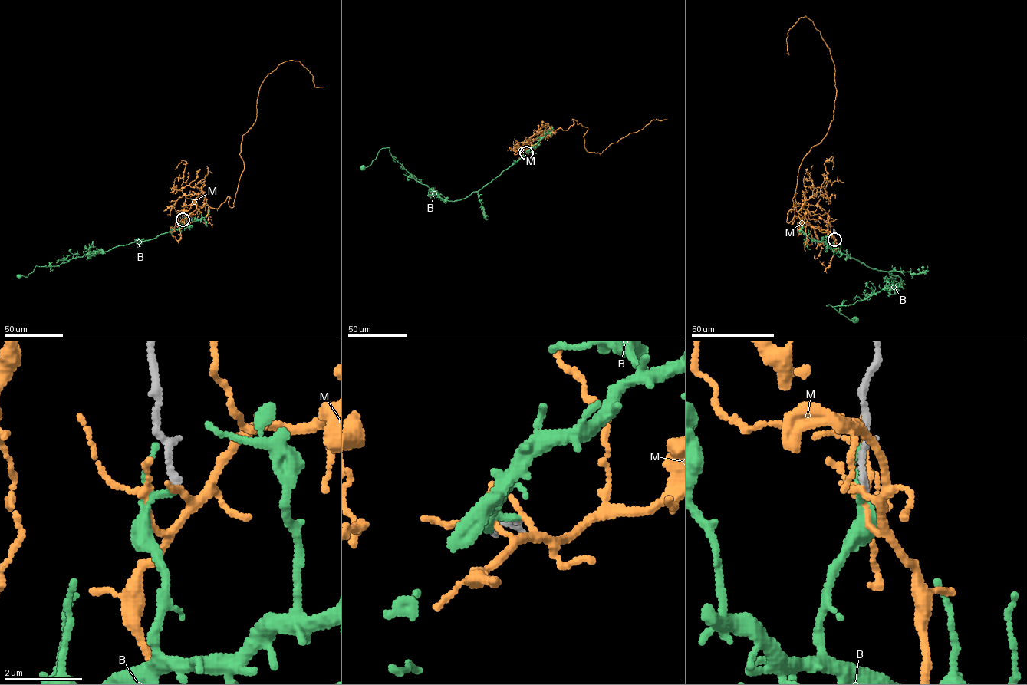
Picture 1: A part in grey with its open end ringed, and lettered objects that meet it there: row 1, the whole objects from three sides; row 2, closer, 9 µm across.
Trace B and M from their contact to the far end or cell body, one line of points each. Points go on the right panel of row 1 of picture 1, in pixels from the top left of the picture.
B: (834, 239), (832, 246), (840, 252), (902, 281), (850, 304), (827, 305), (855, 320)
M: (834, 239), (799, 225), (795, 207), (787, 222), (803, 158), (833, 120), (834, 64), (805, 16), (787, 53)

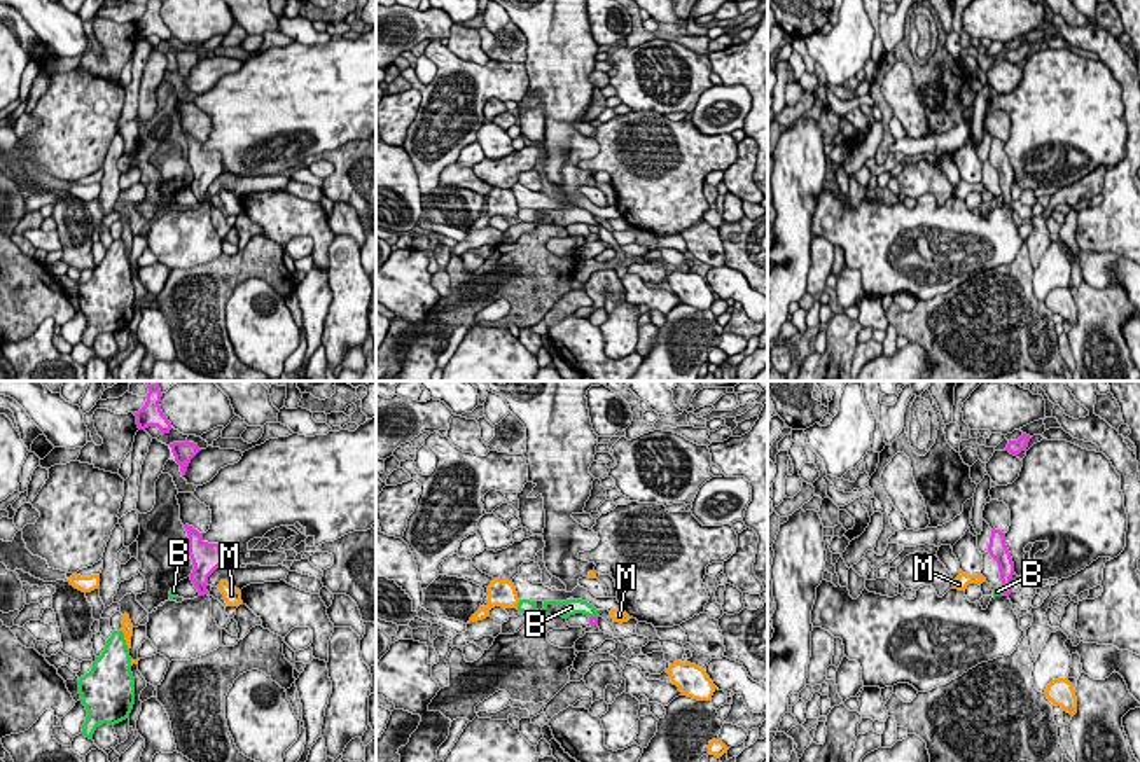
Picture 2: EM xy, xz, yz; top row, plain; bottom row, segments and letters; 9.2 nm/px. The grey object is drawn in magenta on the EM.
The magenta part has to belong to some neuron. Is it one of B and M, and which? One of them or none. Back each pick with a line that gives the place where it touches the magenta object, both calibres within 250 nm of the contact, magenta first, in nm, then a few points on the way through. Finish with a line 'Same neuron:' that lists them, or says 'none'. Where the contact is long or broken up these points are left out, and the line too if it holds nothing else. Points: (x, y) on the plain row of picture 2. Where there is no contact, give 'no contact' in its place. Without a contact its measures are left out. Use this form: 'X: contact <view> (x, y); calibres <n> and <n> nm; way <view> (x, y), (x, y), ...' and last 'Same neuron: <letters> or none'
Same neuron: none

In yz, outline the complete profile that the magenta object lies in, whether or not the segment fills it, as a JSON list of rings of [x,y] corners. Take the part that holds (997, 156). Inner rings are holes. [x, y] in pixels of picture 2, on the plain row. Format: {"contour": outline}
{"contour": [[[991,138],[988,161],[998,173],[1004,203],[993,204],[986,218],[979,210],[970,211],[965,199],[958,197],[949,197],[939,206],[932,194],[923,194],[914,208],[906,208],[902,203],[888,206],[864,197],[853,208],[848,196],[822,189],[817,196],[811,232],[843,248],[845,264],[862,276],[864,295],[909,292],[918,301],[928,301],[946,294],[981,271],[1011,264],[1025,245],[1009,208],[1014,171],[1005,154],[1005,142]]]}

